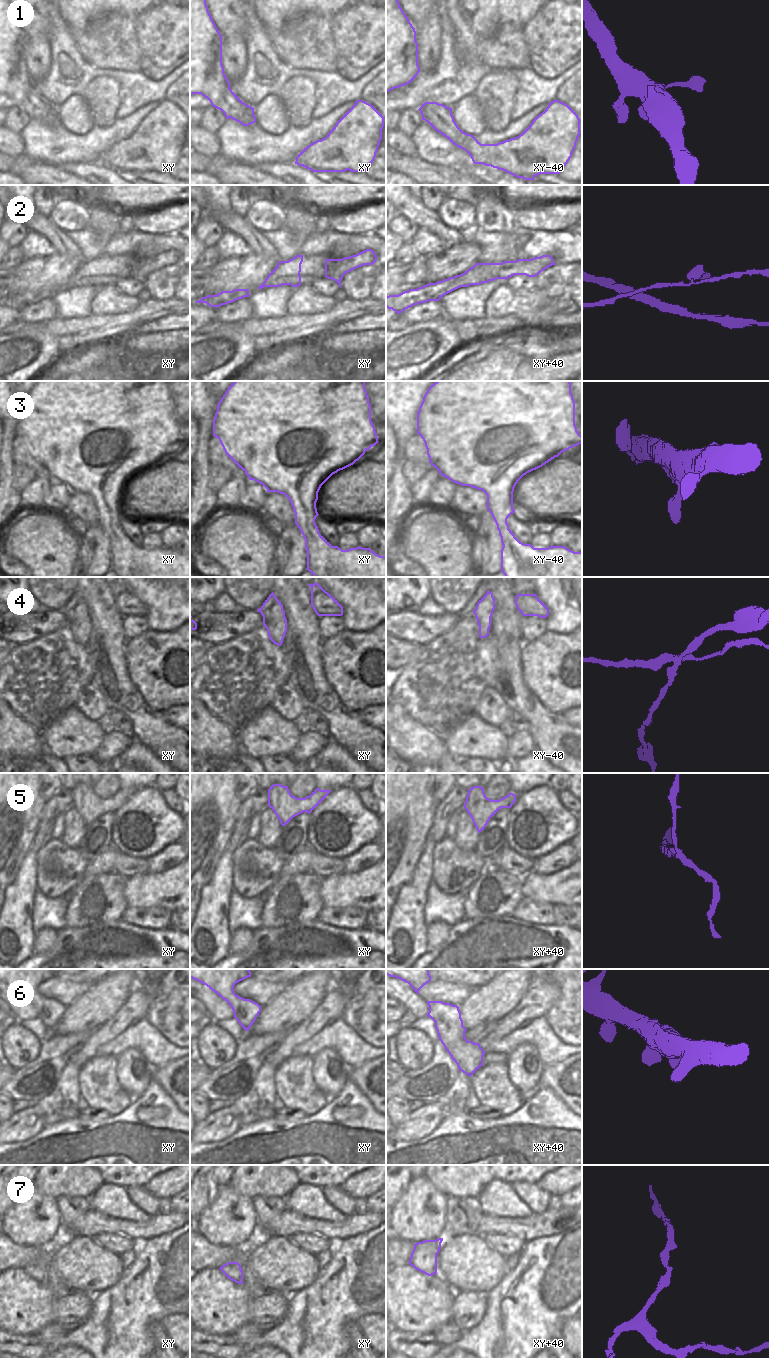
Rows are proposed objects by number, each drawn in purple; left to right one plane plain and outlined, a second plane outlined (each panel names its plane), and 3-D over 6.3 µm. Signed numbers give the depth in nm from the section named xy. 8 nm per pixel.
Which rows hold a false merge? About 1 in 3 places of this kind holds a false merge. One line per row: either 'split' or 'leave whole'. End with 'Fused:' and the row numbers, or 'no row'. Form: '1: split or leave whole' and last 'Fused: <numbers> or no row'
1: leave whole
2: split
3: leave whole
4: split
5: split
6: leave whole
7: leave whole
Fused: 2, 4, 5

